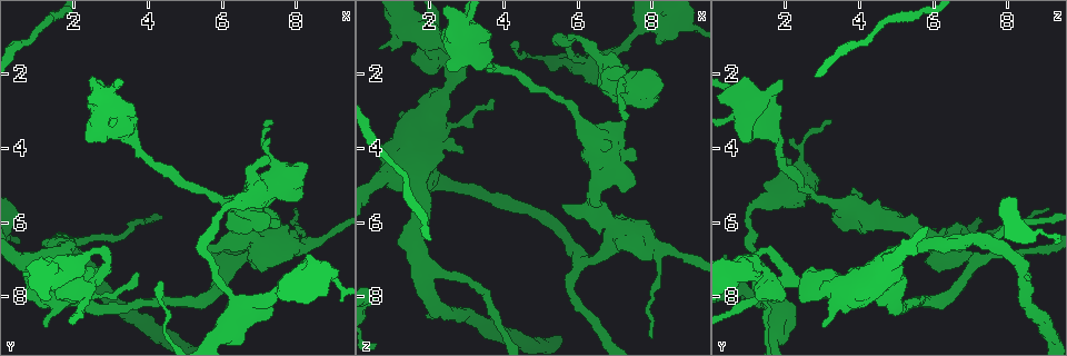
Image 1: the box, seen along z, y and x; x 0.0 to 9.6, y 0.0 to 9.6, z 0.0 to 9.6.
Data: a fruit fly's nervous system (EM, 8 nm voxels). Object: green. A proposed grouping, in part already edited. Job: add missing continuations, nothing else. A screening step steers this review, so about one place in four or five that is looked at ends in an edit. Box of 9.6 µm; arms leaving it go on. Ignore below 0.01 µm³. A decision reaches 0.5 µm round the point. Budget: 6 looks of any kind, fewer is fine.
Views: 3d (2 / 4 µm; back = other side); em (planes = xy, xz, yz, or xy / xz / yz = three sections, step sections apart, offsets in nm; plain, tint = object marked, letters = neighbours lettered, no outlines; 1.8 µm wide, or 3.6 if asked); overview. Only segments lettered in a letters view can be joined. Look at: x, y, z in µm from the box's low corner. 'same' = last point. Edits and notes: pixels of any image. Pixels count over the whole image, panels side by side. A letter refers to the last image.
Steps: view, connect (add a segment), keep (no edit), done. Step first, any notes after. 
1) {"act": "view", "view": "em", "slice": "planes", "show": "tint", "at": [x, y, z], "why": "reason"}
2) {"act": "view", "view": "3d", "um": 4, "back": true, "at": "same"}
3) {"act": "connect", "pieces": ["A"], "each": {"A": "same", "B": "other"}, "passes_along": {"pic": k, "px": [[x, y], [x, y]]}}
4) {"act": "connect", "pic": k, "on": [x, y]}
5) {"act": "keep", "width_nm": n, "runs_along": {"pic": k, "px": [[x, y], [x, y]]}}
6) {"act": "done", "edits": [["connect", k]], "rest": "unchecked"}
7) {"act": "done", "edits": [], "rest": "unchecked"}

{"act": "view", "view": "em", "slice": "xz", "step": 4, "show": "plain", "at": [0.55, 7.40, 1.35], "why": "stops while still wide"}

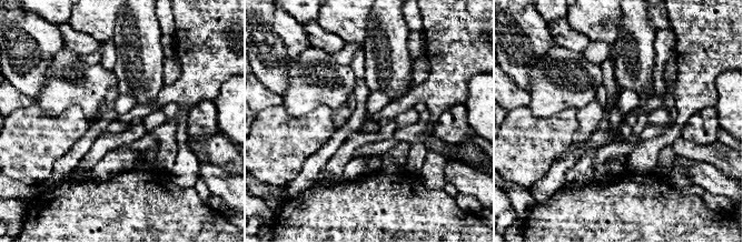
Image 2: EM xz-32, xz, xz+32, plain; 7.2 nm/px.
{"act": "view", "view": "em", "slice": "xz", "step": 4, "show": "letters", "at": "same", "why": "see the neighbours"}

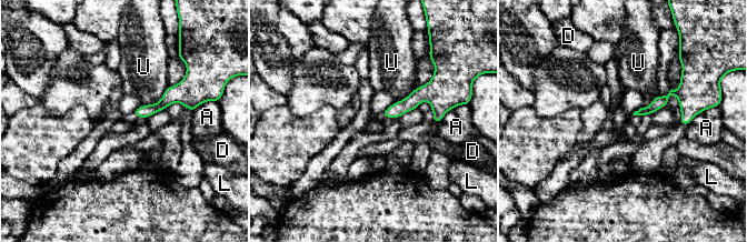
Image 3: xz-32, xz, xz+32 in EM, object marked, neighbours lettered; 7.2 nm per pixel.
{"act": "keep", "each": {"A": "other", "D": "other", "L": "other", "U": "other"}, "runs_along": {"pic": 3, "px": [[386, 113], [428, 97], [440, 114]]}, "found": "no lettered segment goes on from it"}

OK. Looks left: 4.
{"act": "view", "view": "em", "slice": "planes", "show": "letters", "at": [8.05, 5.65, 9.15], "why": "tapers out"}

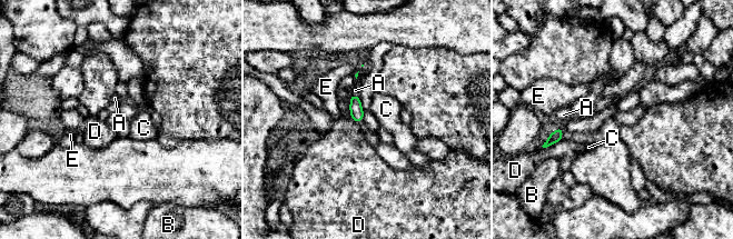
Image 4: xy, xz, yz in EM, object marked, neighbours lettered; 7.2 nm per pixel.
{"act": "keep", "each": {"A": "other", "B": "other", "C": "other", "D": "other", "E": "other"}, "border": {"pic": 4, "px": [[562, 139], [543, 148]]}, "found": "no lettered segment goes on from it"}

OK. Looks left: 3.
{"act": "view", "view": "em", "slice": "xz", "step": 8, "show": "letters", "at": [5.90, 6.70, 5.65], "why": "thick turns thin"}

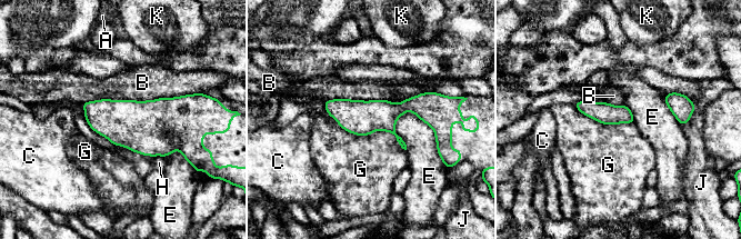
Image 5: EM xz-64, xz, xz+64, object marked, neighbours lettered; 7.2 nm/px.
{"act": "view", "view": "em", "slice": "planes", "show": "letters", "at": "same"}

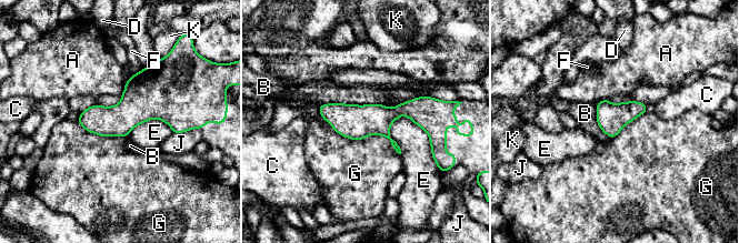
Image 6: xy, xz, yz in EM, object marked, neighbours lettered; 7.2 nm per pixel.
{"act": "keep", "each": {"A": "other", "B": "other", "C": "other", "D": "other", "E": "other", "F": "other", "G": "other", "J": "other", "K": "other"}, "border": {"pic": 6, "px": [[322, 118], [399, 154]]}, "found": "no lettered segment goes on from it"}

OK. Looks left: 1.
{"act": "done", "edits": [], "rest": "unchecked"}

